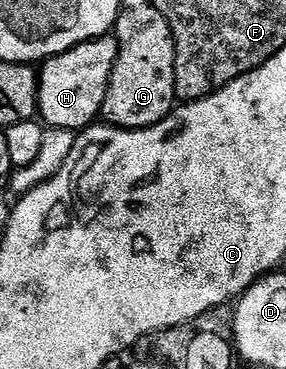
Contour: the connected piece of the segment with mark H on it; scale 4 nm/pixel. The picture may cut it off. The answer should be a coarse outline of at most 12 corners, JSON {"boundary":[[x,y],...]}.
{"boundary":[[113,37],[45,60],[38,115],[78,133],[101,116]]}

